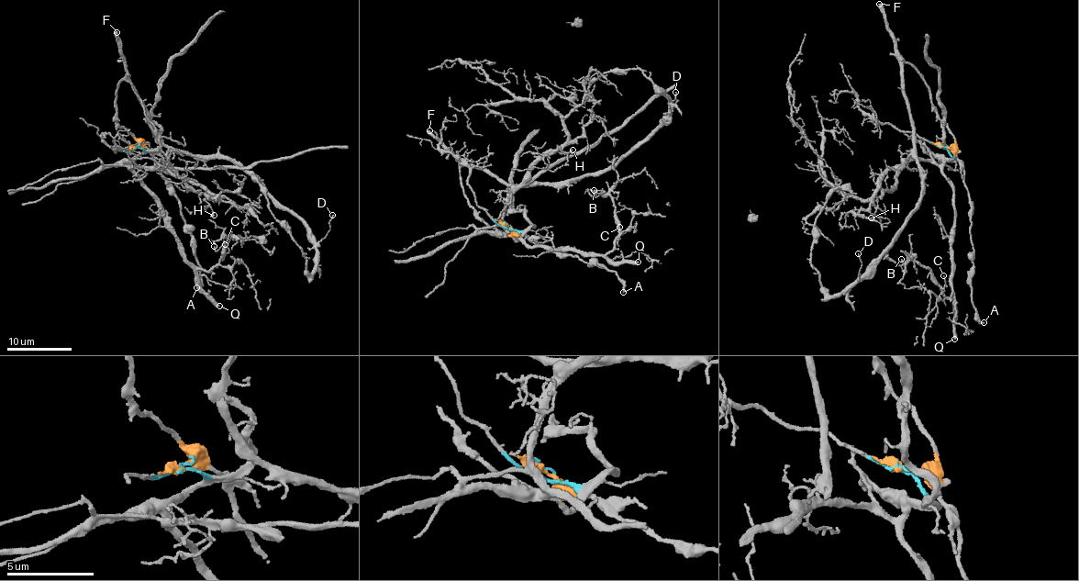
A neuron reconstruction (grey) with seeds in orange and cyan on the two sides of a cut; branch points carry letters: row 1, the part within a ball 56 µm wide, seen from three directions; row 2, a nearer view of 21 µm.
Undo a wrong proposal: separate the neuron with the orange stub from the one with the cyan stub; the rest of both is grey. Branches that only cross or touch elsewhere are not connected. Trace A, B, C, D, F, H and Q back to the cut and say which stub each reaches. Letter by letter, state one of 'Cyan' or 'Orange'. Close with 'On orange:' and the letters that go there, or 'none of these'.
A: Orange
B: Cyan
C: Cyan
D: Orange
F: Orange
H: Cyan
Q: Cyan
On orange: A, D, F

